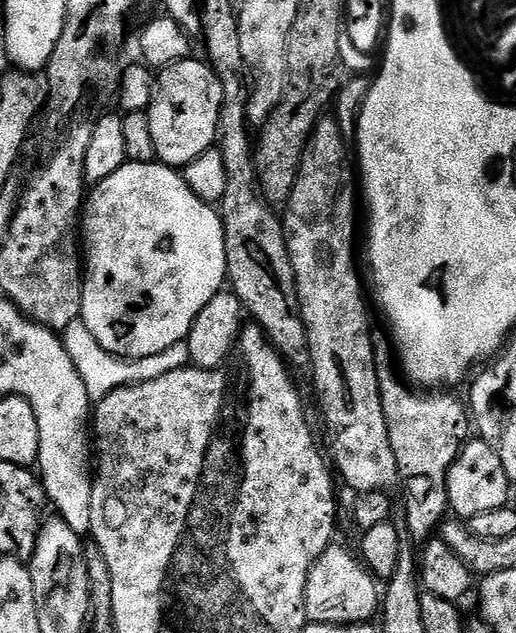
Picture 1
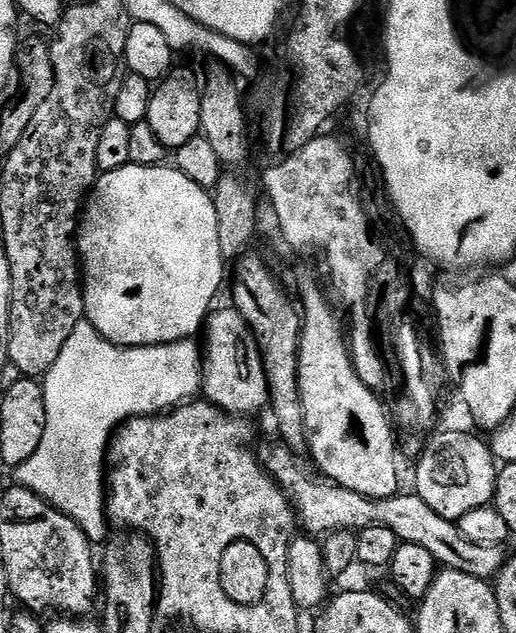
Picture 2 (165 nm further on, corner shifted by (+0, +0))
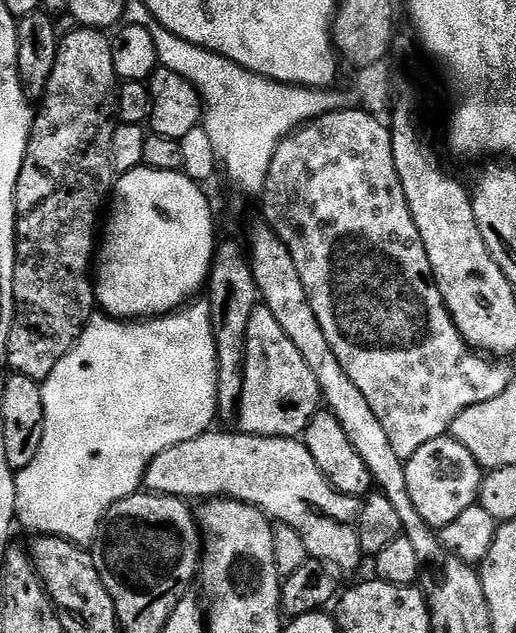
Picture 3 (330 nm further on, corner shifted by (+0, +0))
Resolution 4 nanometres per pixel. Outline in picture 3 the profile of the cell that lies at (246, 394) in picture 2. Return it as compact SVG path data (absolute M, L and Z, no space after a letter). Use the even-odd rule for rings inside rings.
M258 306L250 314L250 326L246 334L246 362L244 363L244 385L238 409L239 431L250 436L303 437L308 424L321 411L322 397L314 374L294 342L286 338L286 330L278 326L274 314Z

